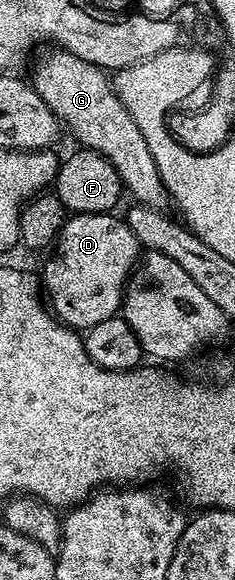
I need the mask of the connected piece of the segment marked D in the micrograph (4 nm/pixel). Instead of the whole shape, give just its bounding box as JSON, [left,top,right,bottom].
[43,213,142,332]

